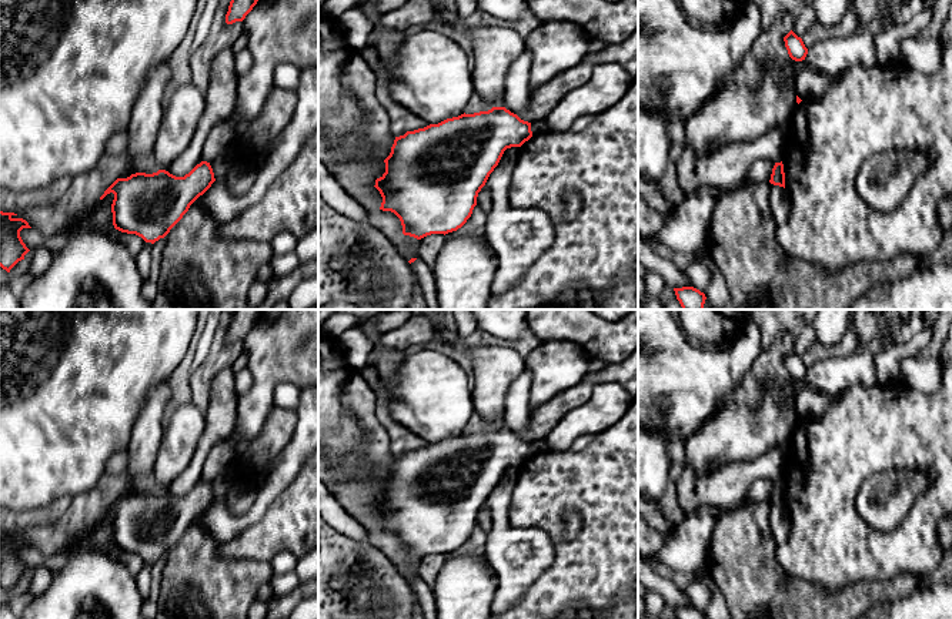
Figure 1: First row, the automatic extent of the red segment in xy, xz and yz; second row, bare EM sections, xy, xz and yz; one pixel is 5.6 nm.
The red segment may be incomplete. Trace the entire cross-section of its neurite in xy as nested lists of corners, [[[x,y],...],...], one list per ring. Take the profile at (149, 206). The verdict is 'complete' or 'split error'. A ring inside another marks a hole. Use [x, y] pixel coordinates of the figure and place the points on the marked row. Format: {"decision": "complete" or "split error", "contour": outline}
{"decision": "complete", "contour": [[[201,161],[184,177],[166,170],[117,178],[100,197],[113,193],[113,225],[154,244],[183,218],[190,205],[216,181],[210,163]]]}

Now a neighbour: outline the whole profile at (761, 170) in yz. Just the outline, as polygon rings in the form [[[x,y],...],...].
[[[756,160],[755,163],[752,163],[752,165],[745,174],[745,178],[739,184],[769,181],[774,165],[775,163],[769,160]]]

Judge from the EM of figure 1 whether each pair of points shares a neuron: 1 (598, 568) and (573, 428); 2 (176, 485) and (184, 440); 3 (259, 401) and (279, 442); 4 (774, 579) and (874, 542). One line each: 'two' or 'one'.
1: two
2: two
3: two
4: two

